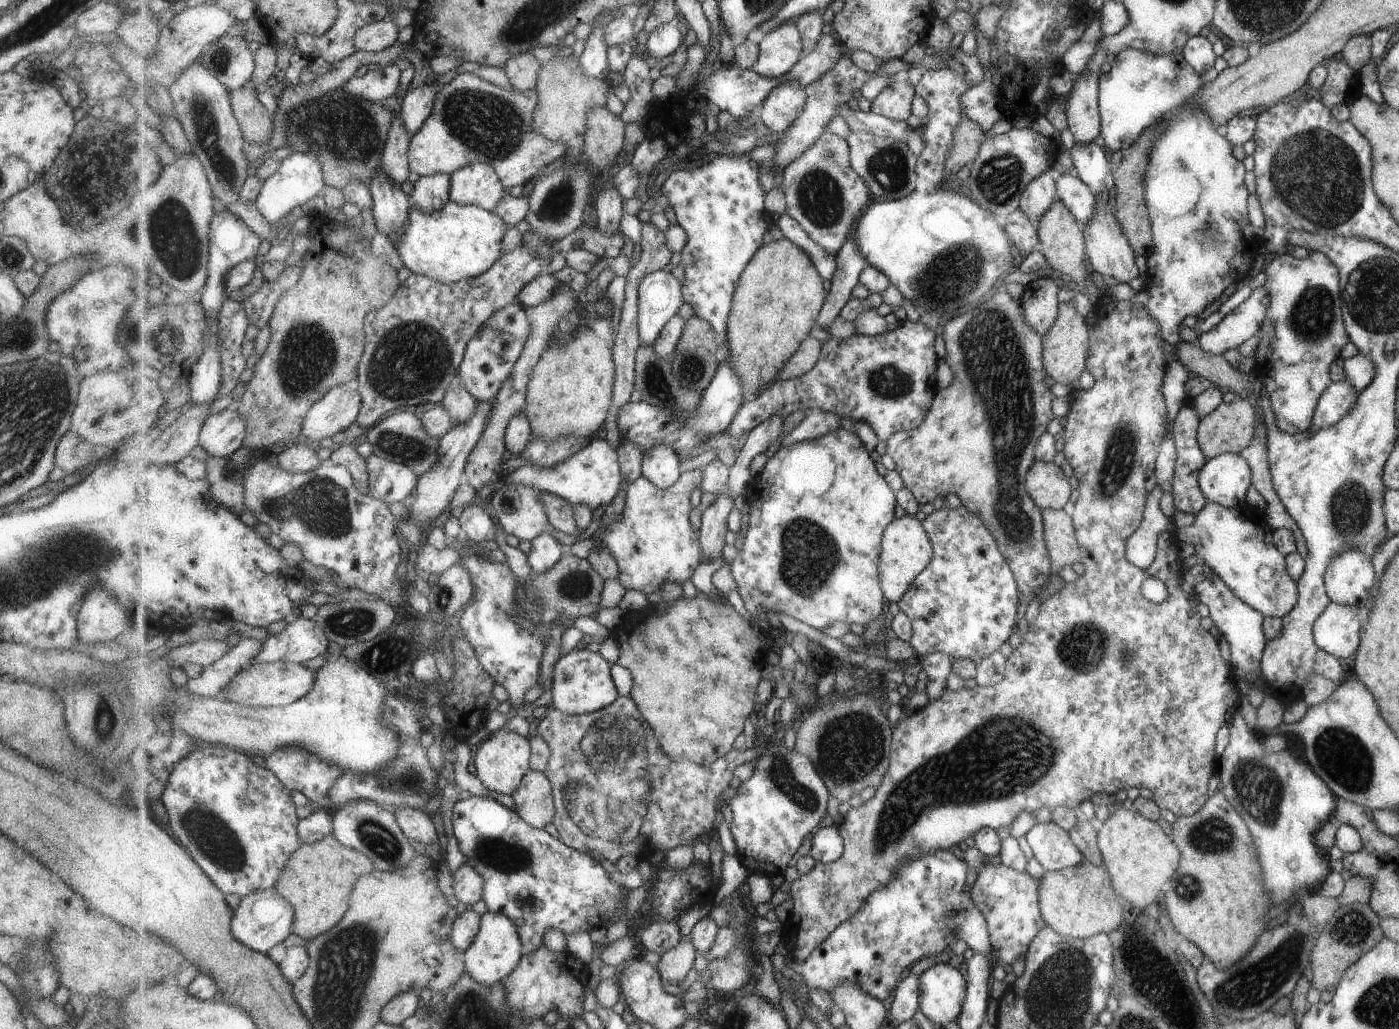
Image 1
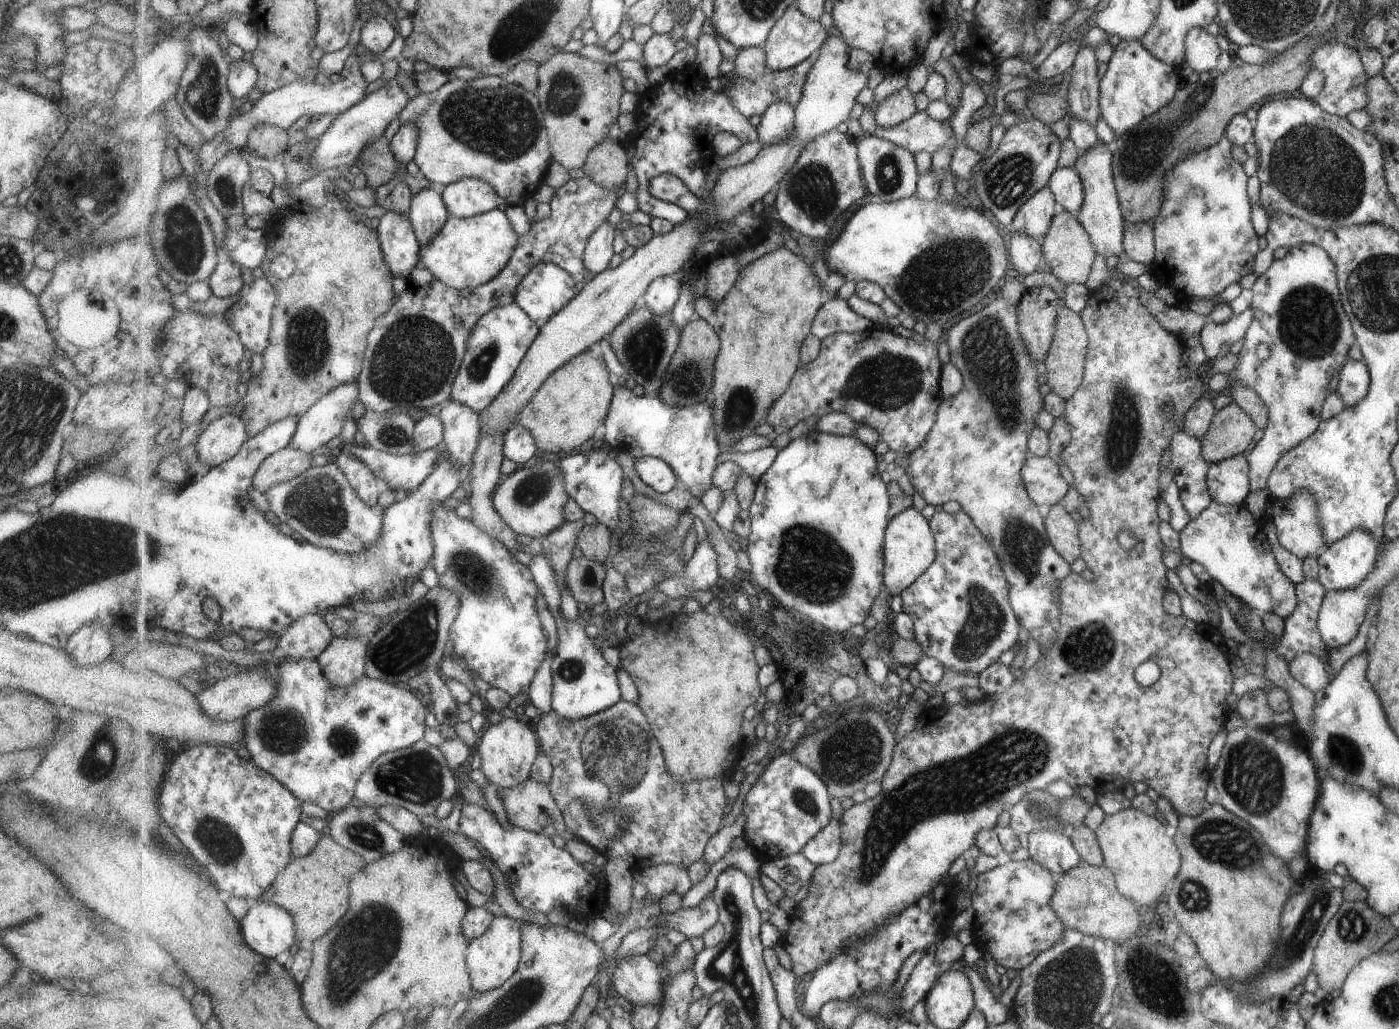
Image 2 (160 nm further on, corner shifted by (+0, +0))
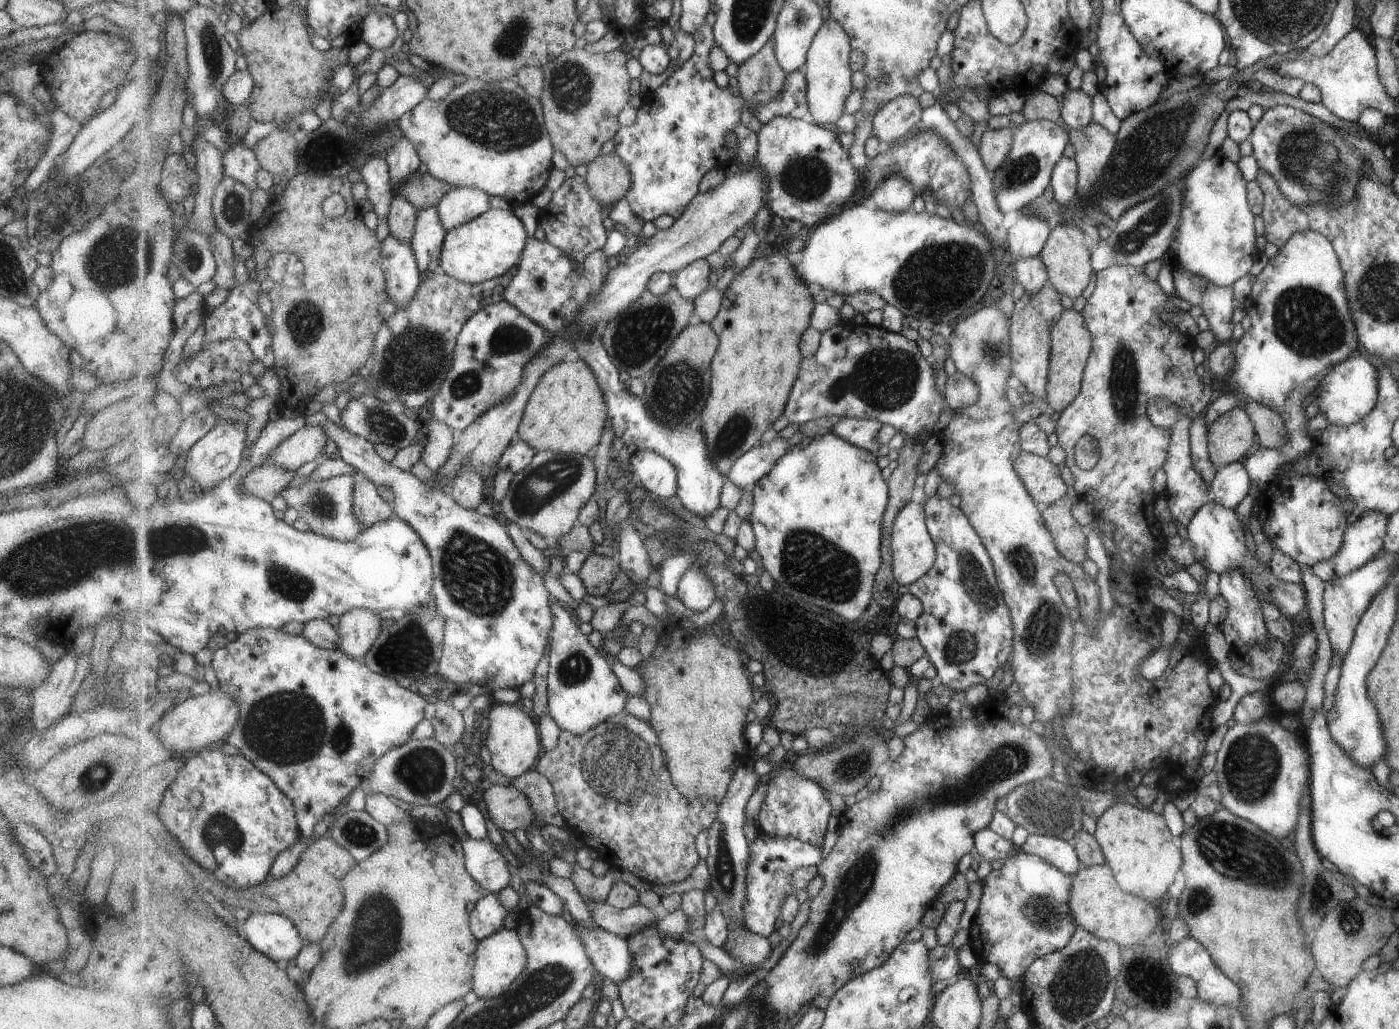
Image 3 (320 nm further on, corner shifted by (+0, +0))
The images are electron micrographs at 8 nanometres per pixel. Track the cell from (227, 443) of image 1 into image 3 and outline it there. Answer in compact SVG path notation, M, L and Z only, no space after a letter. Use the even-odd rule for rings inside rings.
M220 421L195 446L190 448L184 465L184 472L198 482L202 490L212 489L226 480L240 466L241 454L245 448L245 429L247 424Z

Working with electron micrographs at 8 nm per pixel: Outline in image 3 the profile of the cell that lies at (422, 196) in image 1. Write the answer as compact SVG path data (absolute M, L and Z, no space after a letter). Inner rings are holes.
M437 207L418 211L415 234L412 240L419 270L423 275L440 271L444 242L448 232L441 222Z

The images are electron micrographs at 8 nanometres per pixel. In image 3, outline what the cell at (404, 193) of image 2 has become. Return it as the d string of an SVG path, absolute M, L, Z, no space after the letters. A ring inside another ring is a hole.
M403 195L395 196L387 220L389 234L397 237L397 240L402 243L411 245L415 234L418 211L418 208Z

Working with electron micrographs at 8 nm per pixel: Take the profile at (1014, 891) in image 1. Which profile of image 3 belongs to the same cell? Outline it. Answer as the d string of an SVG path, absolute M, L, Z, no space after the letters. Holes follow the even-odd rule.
M1017 850L999 869L991 869L981 880L978 907L968 928L968 945L979 964L995 964L1000 976L1022 980L1033 960L1061 948L1077 928L1068 898L1072 877L1041 857Z

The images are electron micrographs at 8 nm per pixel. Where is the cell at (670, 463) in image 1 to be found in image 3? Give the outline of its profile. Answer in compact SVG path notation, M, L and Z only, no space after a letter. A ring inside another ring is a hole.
M653 449L636 451L629 459L629 466L638 485L643 486L659 500L677 494L677 467L660 452Z

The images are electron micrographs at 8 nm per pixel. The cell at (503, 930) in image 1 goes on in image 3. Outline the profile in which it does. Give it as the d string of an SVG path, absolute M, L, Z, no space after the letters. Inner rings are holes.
M503 927L500 931L480 940L480 946L476 952L472 997L494 999L504 995L527 967L528 952L521 940L520 933L517 929L507 930Z

